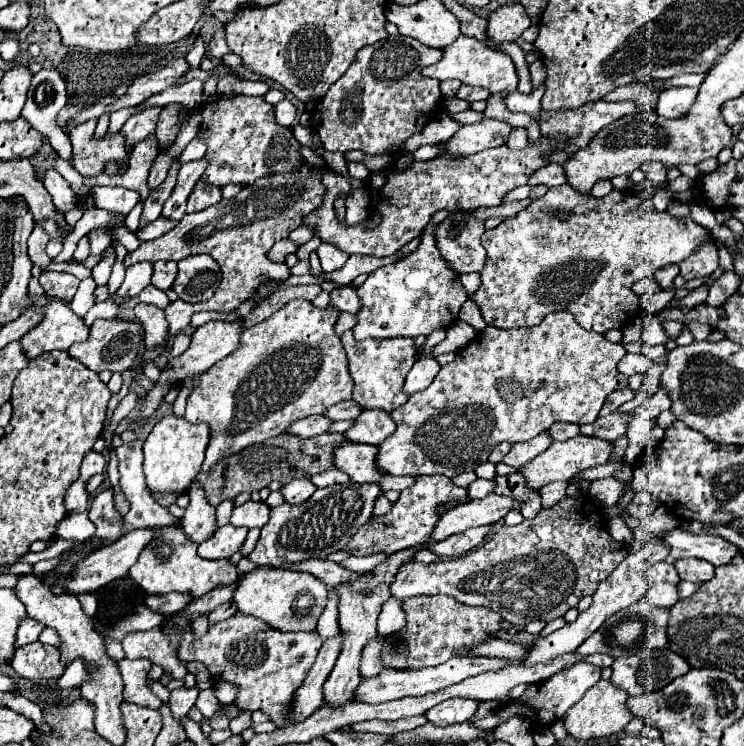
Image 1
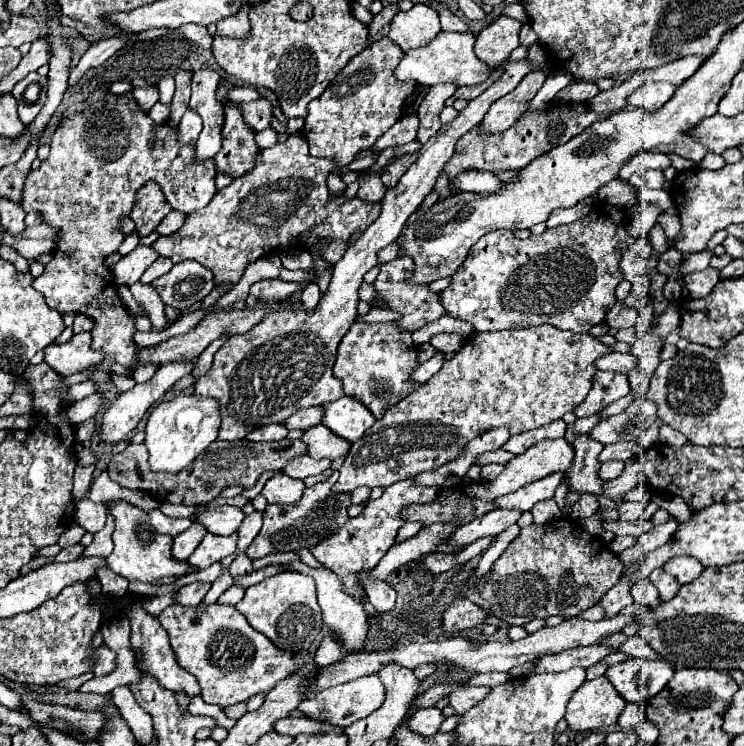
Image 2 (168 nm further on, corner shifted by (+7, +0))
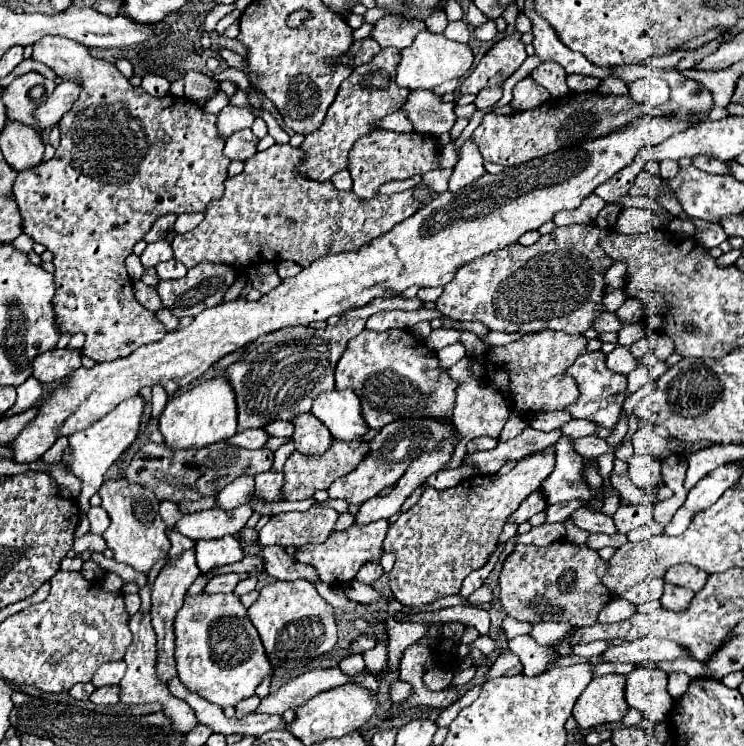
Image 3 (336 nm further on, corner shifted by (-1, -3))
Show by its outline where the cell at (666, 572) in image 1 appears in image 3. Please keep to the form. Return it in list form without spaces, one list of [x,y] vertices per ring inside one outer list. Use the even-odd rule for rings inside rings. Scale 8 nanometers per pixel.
[[[665,584],[665,592],[661,596],[661,604],[665,610],[673,610],[673,612],[681,612],[689,606],[691,598],[695,592],[689,592],[685,588],[677,588],[671,584]]]

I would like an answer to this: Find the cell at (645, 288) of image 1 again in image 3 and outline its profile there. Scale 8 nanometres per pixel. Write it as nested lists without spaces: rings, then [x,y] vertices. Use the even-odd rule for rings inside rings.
[[[611,290],[603,296],[603,308],[605,308],[605,312],[615,312],[625,300],[627,300],[627,296],[621,294],[621,290]]]

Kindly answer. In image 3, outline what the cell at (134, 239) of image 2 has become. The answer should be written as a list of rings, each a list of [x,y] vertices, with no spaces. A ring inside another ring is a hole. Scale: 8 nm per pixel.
[[[131,254],[131,256],[125,260],[125,264],[127,264],[127,270],[129,270],[129,276],[131,276],[133,280],[139,280],[141,274],[143,274],[143,264],[141,264],[139,256]]]

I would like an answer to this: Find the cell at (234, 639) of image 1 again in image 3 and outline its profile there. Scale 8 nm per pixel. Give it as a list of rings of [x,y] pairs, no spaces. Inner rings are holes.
[[[187,594],[175,620],[175,636],[179,680],[185,688],[221,708],[235,706],[253,696],[259,682],[273,672],[273,666],[267,662],[265,650],[261,648],[259,634],[237,594]]]

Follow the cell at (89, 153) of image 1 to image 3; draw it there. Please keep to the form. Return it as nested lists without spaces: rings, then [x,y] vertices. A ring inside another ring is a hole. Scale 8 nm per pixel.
[[[45,36],[33,46],[33,60],[47,64],[61,80],[81,84],[81,96],[59,122],[61,146],[55,150],[55,156],[43,162],[41,168],[19,172],[13,194],[23,216],[23,232],[35,242],[45,244],[55,256],[57,292],[53,296],[53,310],[59,334],[85,334],[83,356],[95,362],[111,362],[129,356],[139,346],[161,340],[167,332],[157,316],[135,300],[125,258],[133,254],[133,246],[143,240],[159,216],[203,212],[211,200],[219,198],[231,160],[223,156],[217,114],[205,112],[199,102],[187,96],[173,98],[171,94],[155,98],[141,88],[137,90],[115,65],[93,58],[87,46],[69,38]]]

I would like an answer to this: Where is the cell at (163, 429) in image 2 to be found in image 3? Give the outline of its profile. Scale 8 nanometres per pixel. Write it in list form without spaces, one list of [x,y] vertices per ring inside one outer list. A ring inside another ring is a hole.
[[[219,374],[211,380],[199,382],[191,390],[169,400],[159,418],[159,430],[165,436],[165,444],[175,450],[201,448],[233,436],[237,432],[237,404],[227,376]]]

